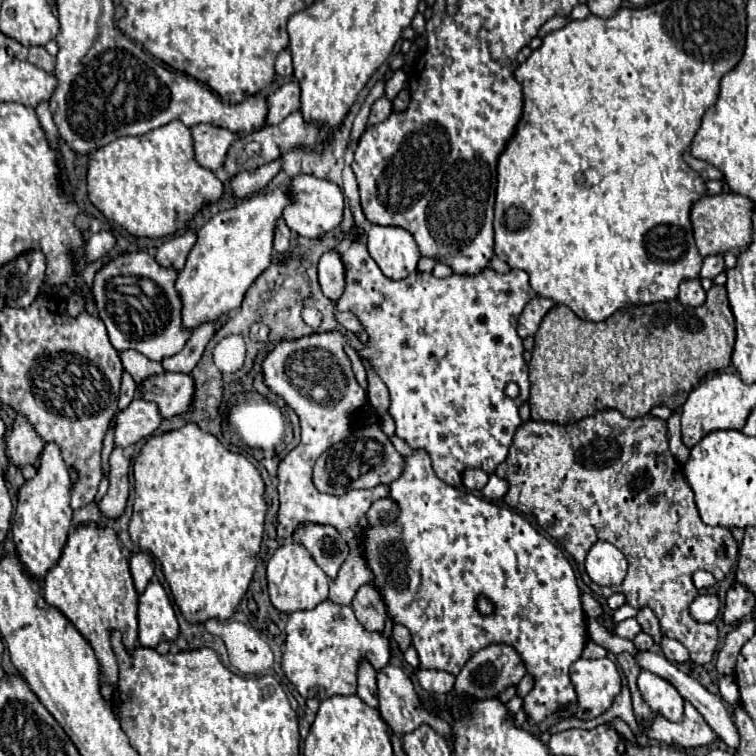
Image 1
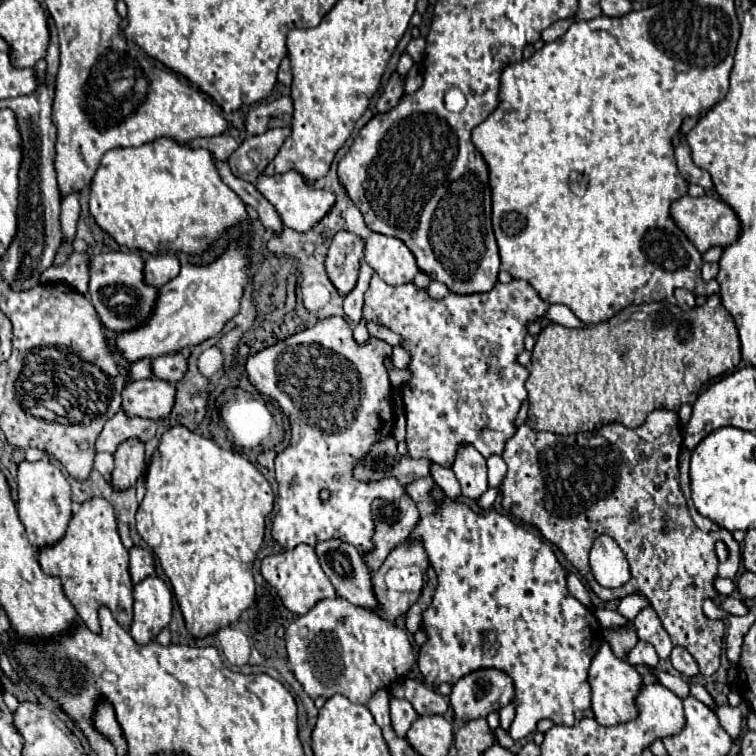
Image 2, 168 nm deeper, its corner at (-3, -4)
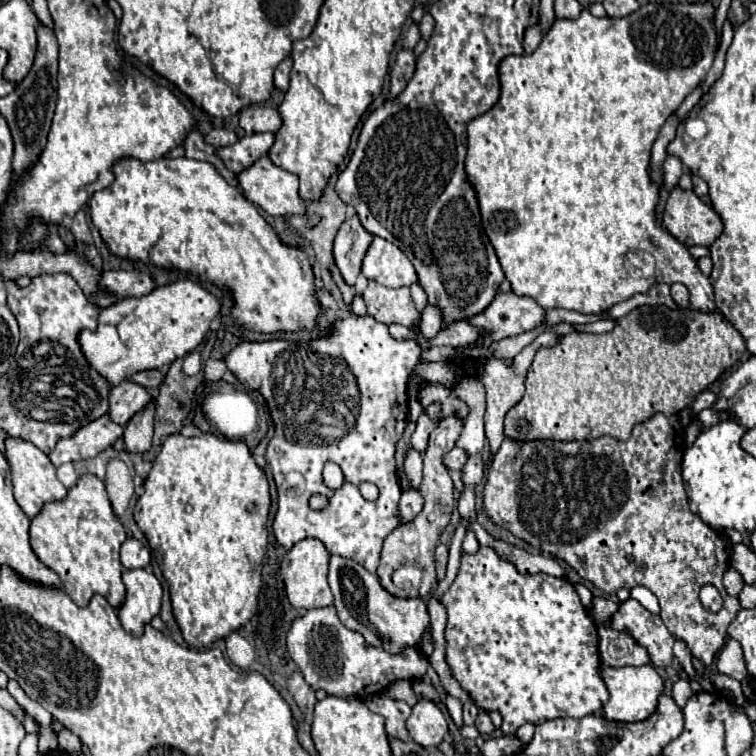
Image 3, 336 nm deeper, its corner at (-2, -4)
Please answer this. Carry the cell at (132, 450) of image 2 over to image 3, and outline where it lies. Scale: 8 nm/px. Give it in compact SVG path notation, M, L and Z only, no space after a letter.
M151 402L143 412L137 412L125 426L123 442L125 450L131 454L145 454L151 448L153 438L153 412L155 402Z

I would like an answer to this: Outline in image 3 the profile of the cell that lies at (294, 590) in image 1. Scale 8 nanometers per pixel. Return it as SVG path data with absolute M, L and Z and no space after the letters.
M305 538L287 552L287 556L281 562L281 580L285 584L285 592L293 608L309 610L333 604L333 594L327 584L327 562L329 562L329 552L323 548L319 540Z

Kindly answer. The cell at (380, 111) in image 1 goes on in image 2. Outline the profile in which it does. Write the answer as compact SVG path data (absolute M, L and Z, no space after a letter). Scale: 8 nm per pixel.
M394 72L390 76L390 80L388 80L388 84L386 84L386 88L384 88L382 96L380 96L380 100L378 100L378 104L376 104L378 112L388 112L390 108L394 108L398 104L398 100L402 96L404 96L404 78L398 72Z

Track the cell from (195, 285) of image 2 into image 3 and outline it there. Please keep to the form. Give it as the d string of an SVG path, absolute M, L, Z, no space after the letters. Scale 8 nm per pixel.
M179 278L139 298L125 298L99 314L97 332L81 332L79 344L89 364L113 386L139 370L169 366L175 358L195 350L209 332L211 320L221 312L221 300L201 284Z

